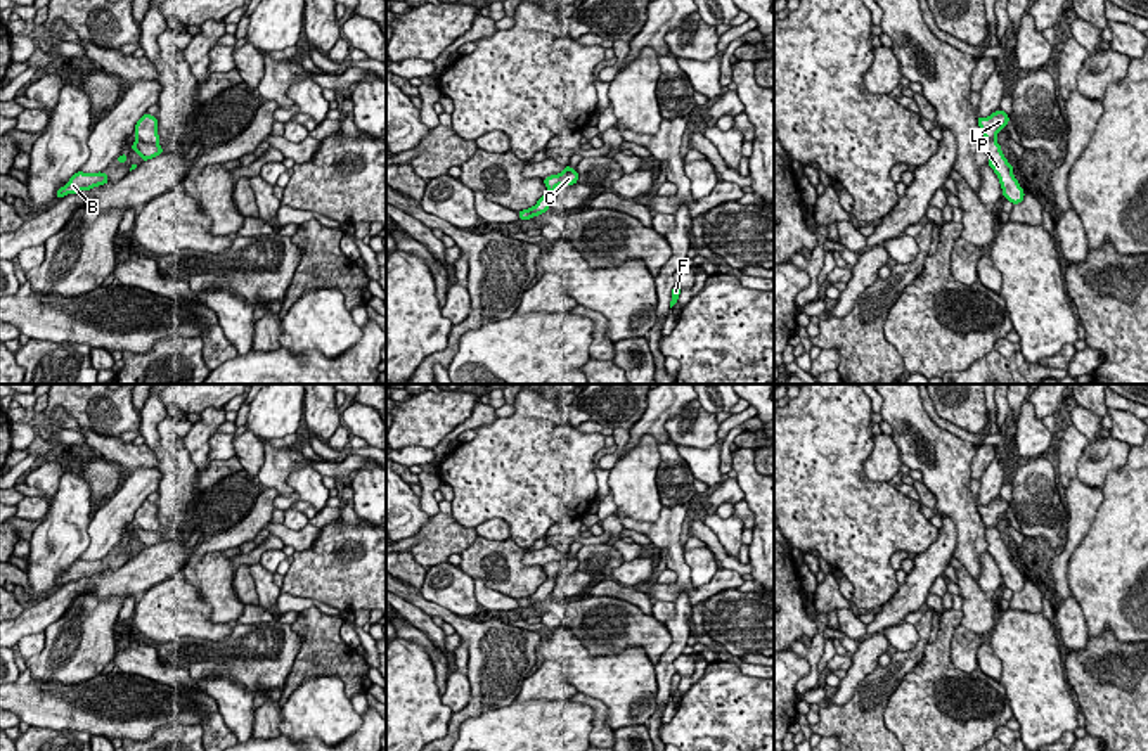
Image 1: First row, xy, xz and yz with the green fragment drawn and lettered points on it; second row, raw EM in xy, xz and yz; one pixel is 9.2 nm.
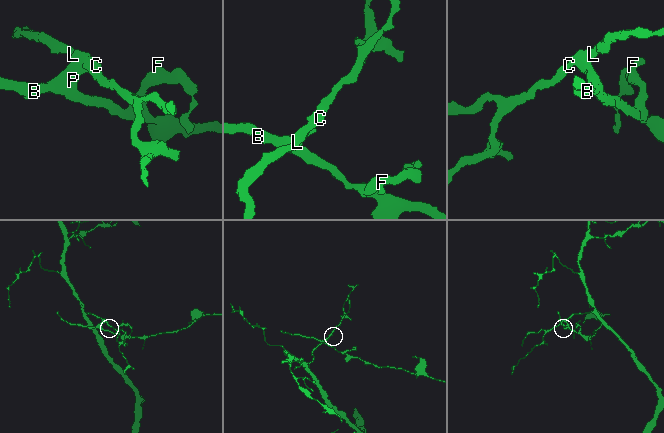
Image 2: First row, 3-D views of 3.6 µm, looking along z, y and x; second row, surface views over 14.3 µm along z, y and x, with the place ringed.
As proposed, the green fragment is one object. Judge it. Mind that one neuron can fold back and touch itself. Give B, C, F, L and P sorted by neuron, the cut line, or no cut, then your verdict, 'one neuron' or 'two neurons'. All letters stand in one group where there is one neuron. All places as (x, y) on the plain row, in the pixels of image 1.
B F P / C L; cut in xy along (137, 525), (156, 532); two neurons

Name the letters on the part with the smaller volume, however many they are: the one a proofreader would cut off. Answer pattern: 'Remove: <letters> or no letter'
Remove: B, F, P

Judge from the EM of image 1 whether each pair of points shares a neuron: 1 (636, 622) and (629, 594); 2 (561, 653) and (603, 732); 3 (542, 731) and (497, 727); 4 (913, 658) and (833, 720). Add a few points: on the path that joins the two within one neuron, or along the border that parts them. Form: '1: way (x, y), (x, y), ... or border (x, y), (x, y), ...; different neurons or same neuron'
1: border (591, 594), (625, 599), (651, 616); different neurons
2: border (579, 691), (596, 698), (606, 708), (608, 725); different neurons
3: way (532, 731), (508, 731); same neuron
4: way (894, 672), (852, 713); same neuron

